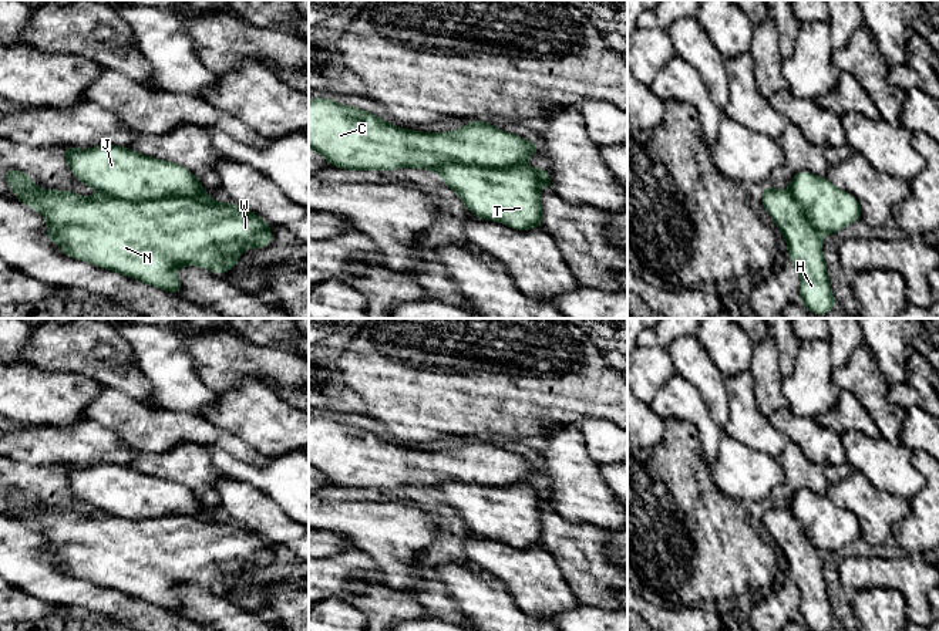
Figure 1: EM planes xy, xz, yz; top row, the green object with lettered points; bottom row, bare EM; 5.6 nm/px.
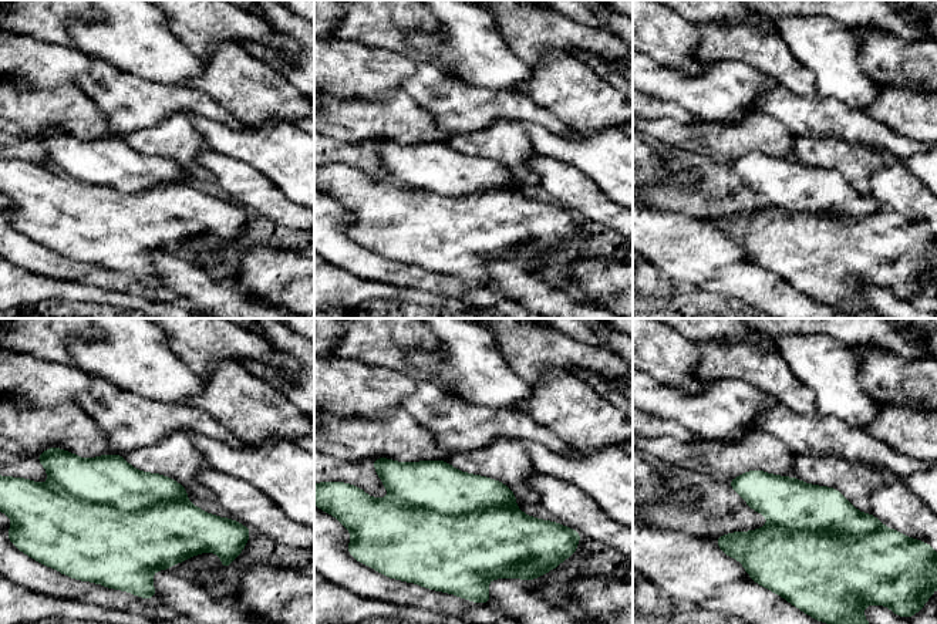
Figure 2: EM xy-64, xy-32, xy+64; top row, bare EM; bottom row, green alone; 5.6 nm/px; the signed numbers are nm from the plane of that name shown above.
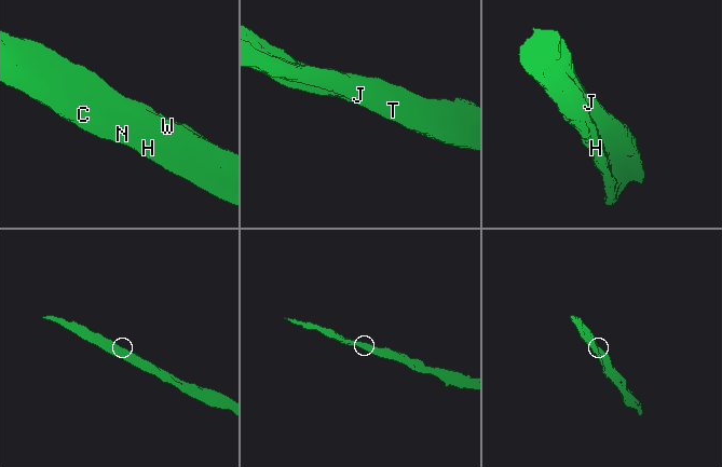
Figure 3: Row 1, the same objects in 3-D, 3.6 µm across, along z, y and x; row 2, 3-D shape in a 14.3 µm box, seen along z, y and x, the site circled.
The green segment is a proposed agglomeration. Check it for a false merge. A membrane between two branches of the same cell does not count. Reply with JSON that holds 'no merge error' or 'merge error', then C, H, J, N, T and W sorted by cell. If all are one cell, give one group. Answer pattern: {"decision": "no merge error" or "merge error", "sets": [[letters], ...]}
{"decision": "merge error", "sets": [["C", "H", "N", "W"], ["J", "T"]]}

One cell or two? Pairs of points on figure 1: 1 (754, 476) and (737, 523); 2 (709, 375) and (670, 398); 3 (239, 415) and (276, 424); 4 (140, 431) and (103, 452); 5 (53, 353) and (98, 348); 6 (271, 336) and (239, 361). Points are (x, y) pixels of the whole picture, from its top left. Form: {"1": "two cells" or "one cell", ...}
{"1": "two cells", "2": "two cells", "3": "one cell", "4": "two cells", "5": "one cell", "6": "two cells"}

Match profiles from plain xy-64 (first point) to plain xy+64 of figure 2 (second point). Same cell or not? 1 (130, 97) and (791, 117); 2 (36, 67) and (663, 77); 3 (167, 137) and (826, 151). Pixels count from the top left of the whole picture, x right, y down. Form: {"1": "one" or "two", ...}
{"1": "one", "2": "one", "3": "one"}

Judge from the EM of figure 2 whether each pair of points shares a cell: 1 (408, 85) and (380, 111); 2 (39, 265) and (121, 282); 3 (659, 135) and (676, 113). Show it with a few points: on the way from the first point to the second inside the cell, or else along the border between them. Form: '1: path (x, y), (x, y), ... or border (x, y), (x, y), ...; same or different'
1: border (401, 90), (428, 111); different
2: path (59, 266), (101, 277); same
3: border (671, 118), (647, 120); different

